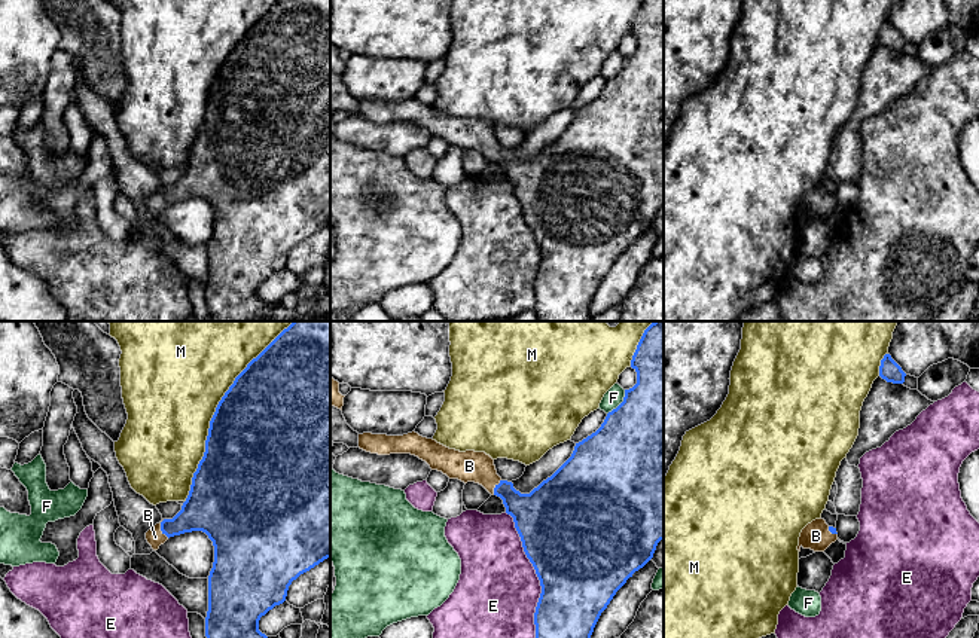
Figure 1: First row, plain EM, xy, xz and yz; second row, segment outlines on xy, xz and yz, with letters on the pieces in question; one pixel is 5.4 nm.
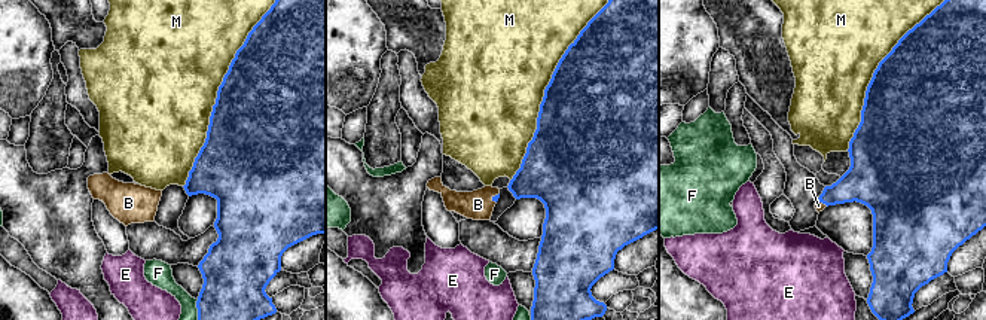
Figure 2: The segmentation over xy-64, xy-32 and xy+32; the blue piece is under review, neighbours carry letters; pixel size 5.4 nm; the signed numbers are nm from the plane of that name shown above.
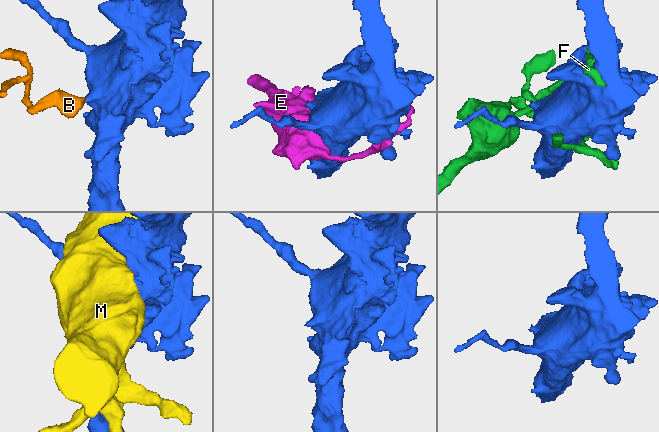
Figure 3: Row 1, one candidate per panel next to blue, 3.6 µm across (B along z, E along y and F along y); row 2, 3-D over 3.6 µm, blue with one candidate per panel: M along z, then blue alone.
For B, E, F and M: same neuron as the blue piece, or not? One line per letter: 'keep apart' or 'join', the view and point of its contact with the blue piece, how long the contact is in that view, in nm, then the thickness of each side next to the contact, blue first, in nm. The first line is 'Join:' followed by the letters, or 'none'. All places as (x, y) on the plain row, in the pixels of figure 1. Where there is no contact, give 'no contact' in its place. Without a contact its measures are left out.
Join: B
B: join; meets blue in xy at (161, 195); contact 110 nm long; 220 nm thick on the blue side, 90 nm on the other
E: keep apart; meets blue in xz at (537, 243); contact 700 nm long; 500 nm thick on the blue side, 440 nm on the other
F: keep apart; meets blue in xz at (621, 70); contact 170 nm long; 500 nm thick on the blue side, 100 nm on the other
M: keep apart; meets blue in xy at (213, 84); contact 1050 nm long; 500 nm thick on the blue side, 480 nm on the other

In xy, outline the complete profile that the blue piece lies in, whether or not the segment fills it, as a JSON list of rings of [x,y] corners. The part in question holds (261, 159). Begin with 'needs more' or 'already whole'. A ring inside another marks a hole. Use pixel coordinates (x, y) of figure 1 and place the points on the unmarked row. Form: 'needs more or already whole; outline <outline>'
needs more; outline [[[280,0],[225,59],[182,177],[149,196],[146,207],[158,217],[170,204],[192,198],[205,199],[214,213],[208,321],[251,321],[268,305],[259,297],[260,284],[286,268],[293,247],[330,225],[330,0]]]

